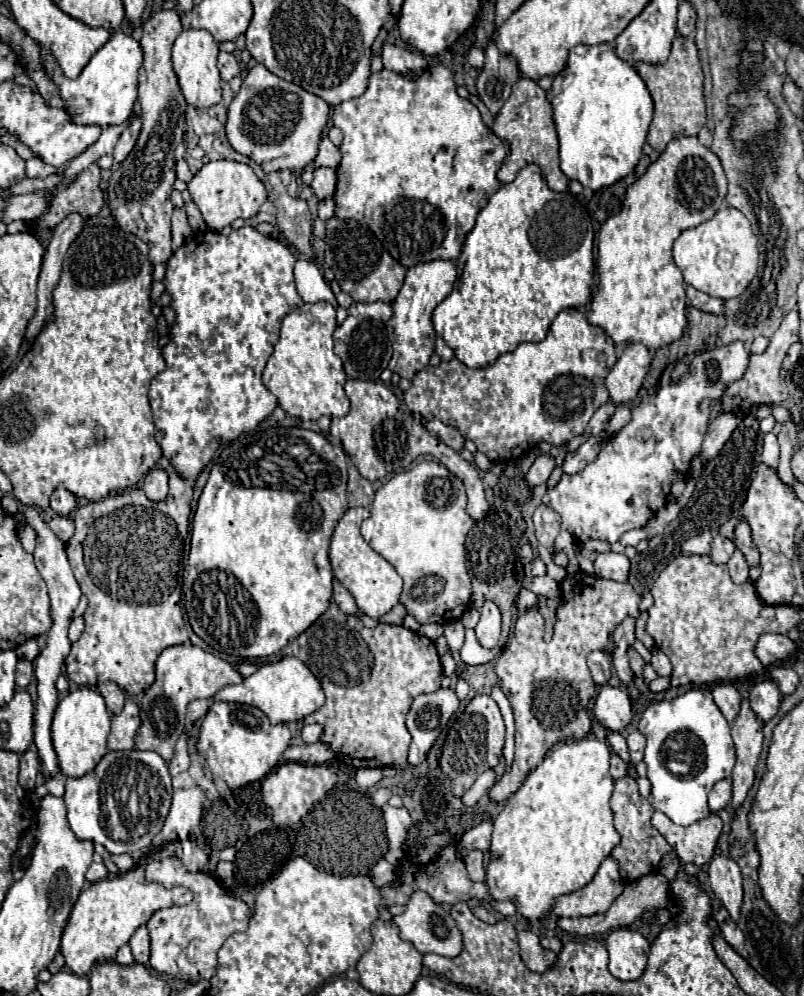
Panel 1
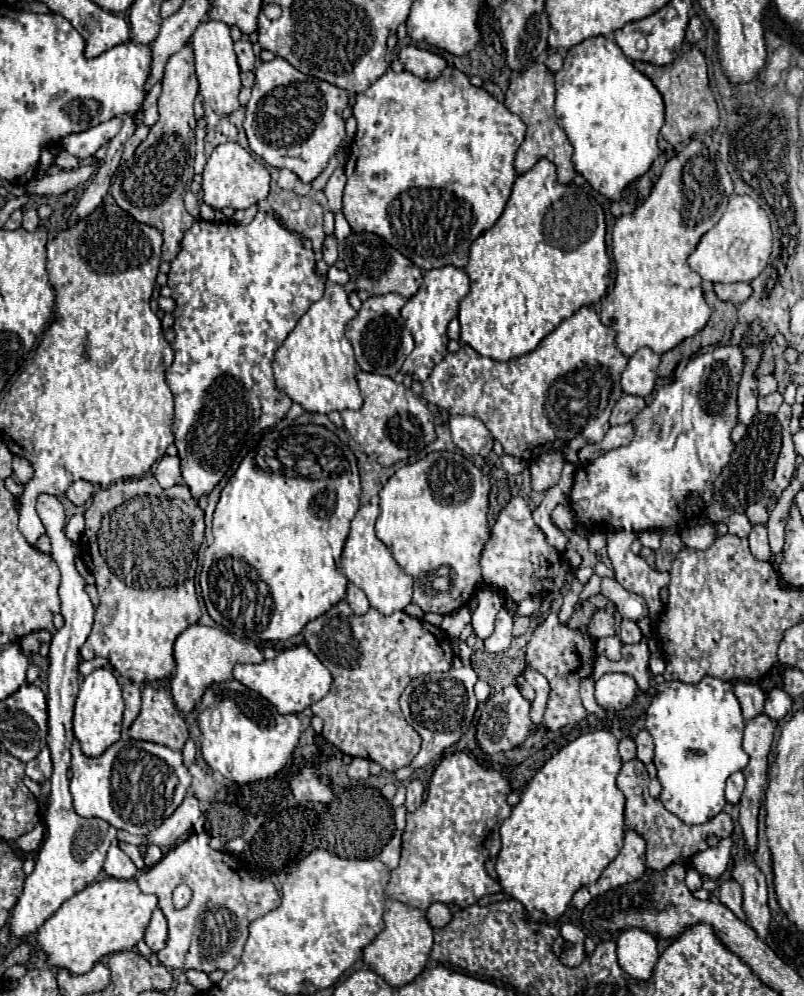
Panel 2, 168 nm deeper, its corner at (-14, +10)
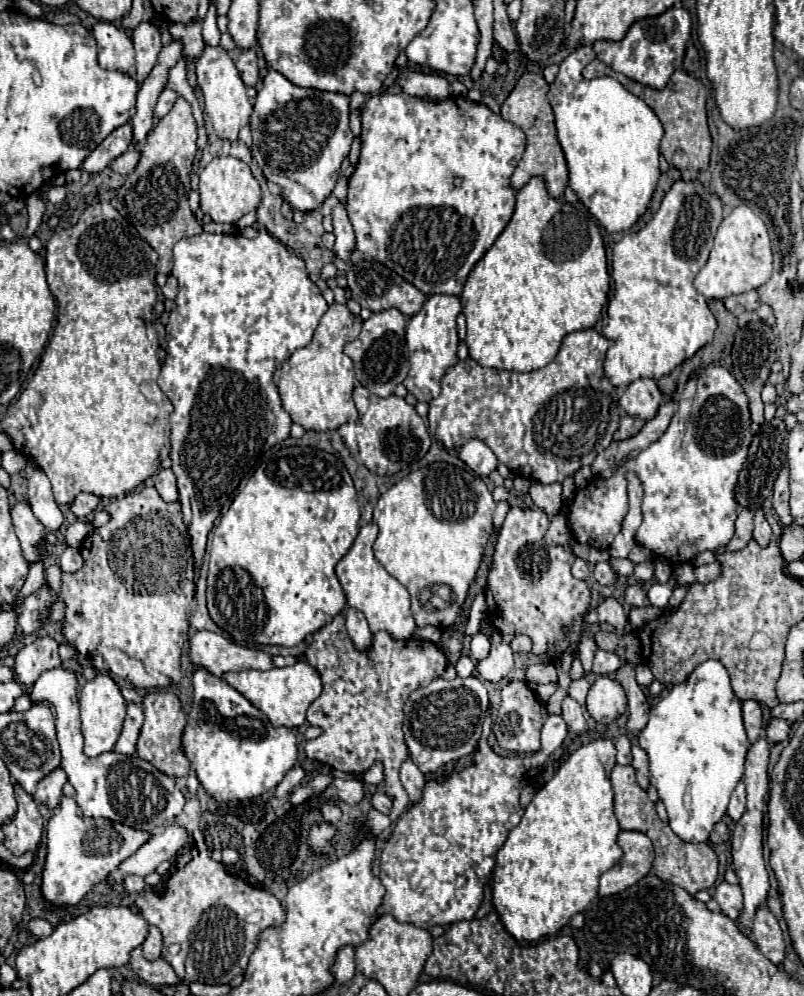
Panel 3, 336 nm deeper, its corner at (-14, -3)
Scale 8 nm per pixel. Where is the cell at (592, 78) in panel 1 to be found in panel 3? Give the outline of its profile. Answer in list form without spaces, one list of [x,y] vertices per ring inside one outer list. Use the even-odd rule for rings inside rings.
[[[592,45],[576,47],[560,63],[548,97],[556,115],[558,141],[568,161],[568,185],[608,233],[628,231],[646,211],[658,183],[658,147],[664,129],[656,113],[618,79],[582,79],[582,69],[592,59],[596,59]]]

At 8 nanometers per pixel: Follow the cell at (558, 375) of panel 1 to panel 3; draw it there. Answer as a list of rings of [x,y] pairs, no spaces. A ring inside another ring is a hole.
[[[582,329],[564,337],[558,355],[542,369],[530,373],[510,373],[498,369],[486,369],[474,359],[458,361],[450,367],[440,381],[440,395],[428,403],[430,433],[442,441],[446,449],[458,449],[466,439],[482,439],[514,475],[554,483],[562,481],[566,475],[574,475],[582,465],[590,465],[598,453],[602,453],[616,431],[616,423],[610,423],[612,415],[618,411],[618,389],[604,375],[604,357],[610,341],[594,331]]]

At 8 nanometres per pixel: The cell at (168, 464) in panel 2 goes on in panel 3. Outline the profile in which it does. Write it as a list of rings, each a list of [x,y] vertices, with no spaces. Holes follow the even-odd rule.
[[[160,469],[154,477],[154,487],[156,491],[160,493],[160,497],[164,501],[178,501],[178,489],[176,489],[176,477],[174,477],[174,471],[172,469]]]

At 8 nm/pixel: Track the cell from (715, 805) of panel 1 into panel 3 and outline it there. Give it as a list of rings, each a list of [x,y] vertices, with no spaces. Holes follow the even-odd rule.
[[[740,781],[740,783],[738,783],[738,787],[734,789],[732,797],[730,797],[728,815],[730,815],[734,821],[738,821],[738,819],[742,817],[744,809],[746,809],[746,789],[744,789],[744,783]]]

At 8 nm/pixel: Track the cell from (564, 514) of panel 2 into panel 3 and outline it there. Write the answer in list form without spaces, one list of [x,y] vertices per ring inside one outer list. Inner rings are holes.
[[[558,513],[552,519],[552,523],[550,523],[550,527],[544,535],[544,541],[548,545],[566,545],[570,539],[572,539],[572,533],[570,533],[570,527],[568,527],[568,519],[566,519],[566,515]]]

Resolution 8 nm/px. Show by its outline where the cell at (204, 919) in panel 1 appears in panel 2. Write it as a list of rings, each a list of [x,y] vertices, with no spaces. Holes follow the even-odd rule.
[[[196,834],[164,854],[164,858],[150,870],[144,870],[136,882],[144,894],[158,896],[158,908],[168,920],[166,948],[156,954],[168,968],[194,968],[202,972],[232,970],[240,962],[242,948],[248,938],[248,924],[280,906],[280,896],[272,882],[254,880],[228,852],[210,848],[200,842]],[[178,884],[188,884],[194,894],[192,902],[184,910],[176,910],[172,906],[172,892]]]

